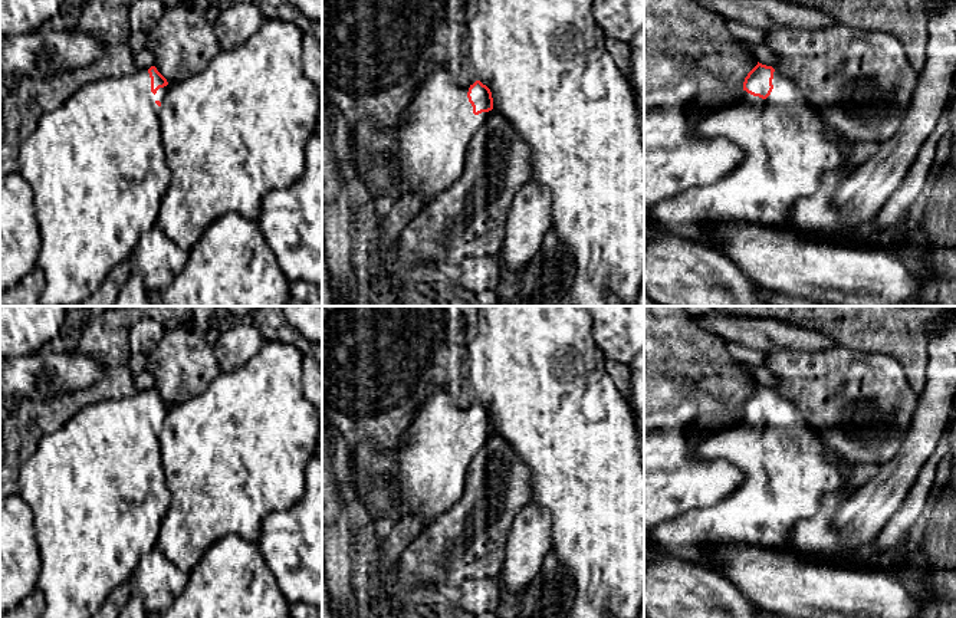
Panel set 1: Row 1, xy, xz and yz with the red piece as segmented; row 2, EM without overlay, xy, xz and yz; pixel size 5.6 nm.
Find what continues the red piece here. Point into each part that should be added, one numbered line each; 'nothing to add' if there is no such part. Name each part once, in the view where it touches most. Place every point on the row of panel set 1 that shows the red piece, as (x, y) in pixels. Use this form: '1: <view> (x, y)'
1: yz (788, 144)

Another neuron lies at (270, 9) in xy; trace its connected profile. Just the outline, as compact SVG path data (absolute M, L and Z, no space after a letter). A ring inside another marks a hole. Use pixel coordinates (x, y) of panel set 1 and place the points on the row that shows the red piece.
M252 0L252 1L260 10L265 20L280 19L292 22L302 27L303 30L309 27L308 19L298 9L292 7L288 0Z

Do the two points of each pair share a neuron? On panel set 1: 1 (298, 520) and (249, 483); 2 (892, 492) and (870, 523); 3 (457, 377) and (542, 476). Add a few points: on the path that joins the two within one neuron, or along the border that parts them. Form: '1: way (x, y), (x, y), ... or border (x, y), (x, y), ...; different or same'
1: border (304, 482), (291, 506), (263, 518), (262, 535); different
2: way (884, 499), (870, 516); same
3: border (467, 367), (467, 381), (478, 401); different

